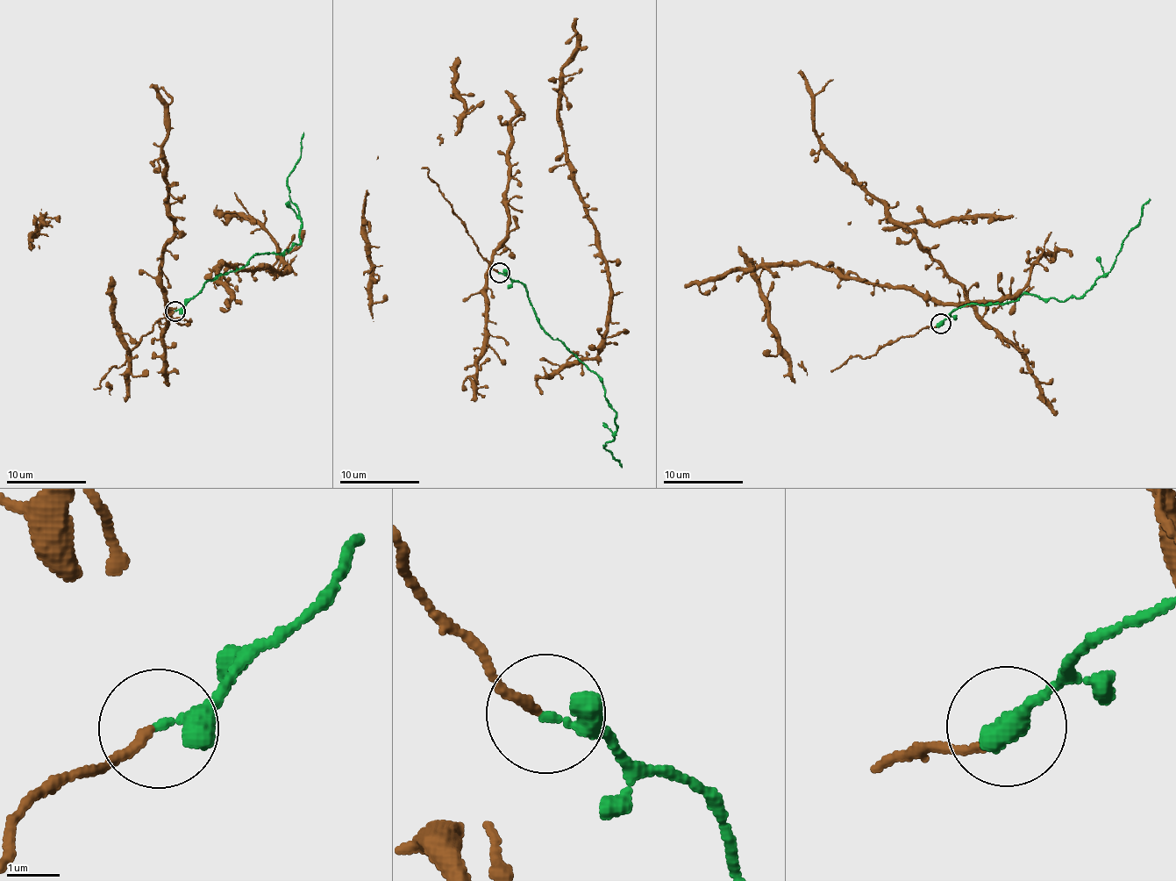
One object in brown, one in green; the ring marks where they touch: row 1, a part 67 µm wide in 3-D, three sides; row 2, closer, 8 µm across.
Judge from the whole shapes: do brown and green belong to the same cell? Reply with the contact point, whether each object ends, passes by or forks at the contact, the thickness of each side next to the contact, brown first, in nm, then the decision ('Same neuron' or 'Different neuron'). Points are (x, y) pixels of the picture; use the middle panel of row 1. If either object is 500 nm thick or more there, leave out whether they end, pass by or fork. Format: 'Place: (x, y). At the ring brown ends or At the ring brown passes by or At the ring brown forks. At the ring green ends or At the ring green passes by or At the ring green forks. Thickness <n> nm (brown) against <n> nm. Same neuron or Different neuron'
Place: (499, 272). At the ring brown ends. At the ring green passes by. Thickness 170 nm (brown) against 240 nm. Same neuron

